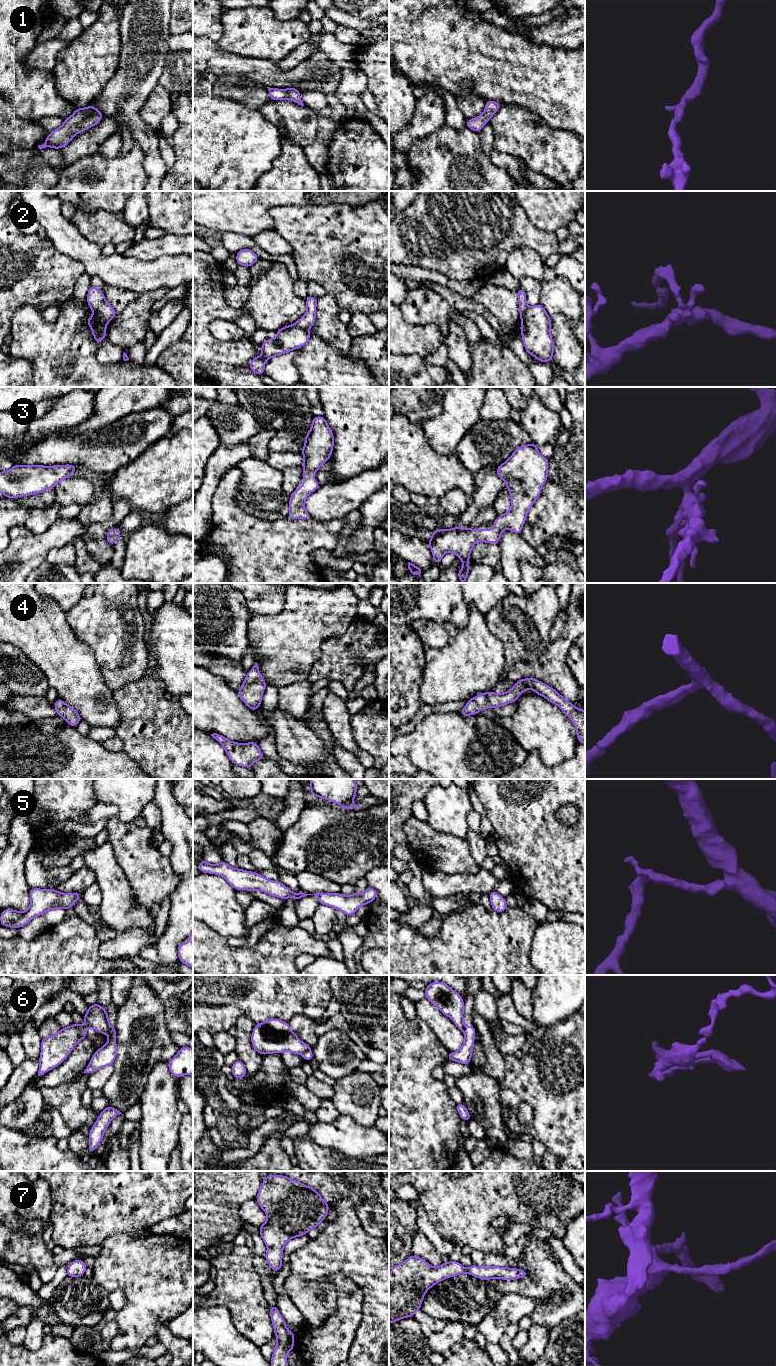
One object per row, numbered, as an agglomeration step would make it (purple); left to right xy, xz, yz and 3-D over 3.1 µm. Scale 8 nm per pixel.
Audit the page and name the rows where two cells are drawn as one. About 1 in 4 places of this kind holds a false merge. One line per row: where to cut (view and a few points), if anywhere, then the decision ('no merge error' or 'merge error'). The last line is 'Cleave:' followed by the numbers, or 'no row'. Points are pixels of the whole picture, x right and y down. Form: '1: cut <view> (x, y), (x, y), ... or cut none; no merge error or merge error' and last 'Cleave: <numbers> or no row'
1: cut none; no merge error
2: cut xy (94, 311), (107, 323); merge error
3: cut none; no merge error
4: cut none; no merge error
5: cut none; no merge error
6: cut xz (310, 1048), (302, 1055); merge error
7: cut none; no merge error
Cleave: 2, 6

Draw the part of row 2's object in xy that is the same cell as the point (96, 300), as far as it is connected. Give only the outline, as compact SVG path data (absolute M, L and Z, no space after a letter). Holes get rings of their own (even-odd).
M90 286L87 294L87 304L93 312L99 313L107 324L118 314L116 310L108 304L104 293L97 287Z

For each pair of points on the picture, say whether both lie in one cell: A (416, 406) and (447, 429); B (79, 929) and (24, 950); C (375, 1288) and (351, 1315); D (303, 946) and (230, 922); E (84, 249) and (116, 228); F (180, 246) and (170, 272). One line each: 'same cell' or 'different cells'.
A: different cells
B: same cell
C: different cells
D: different cells
E: different cells
F: different cells

